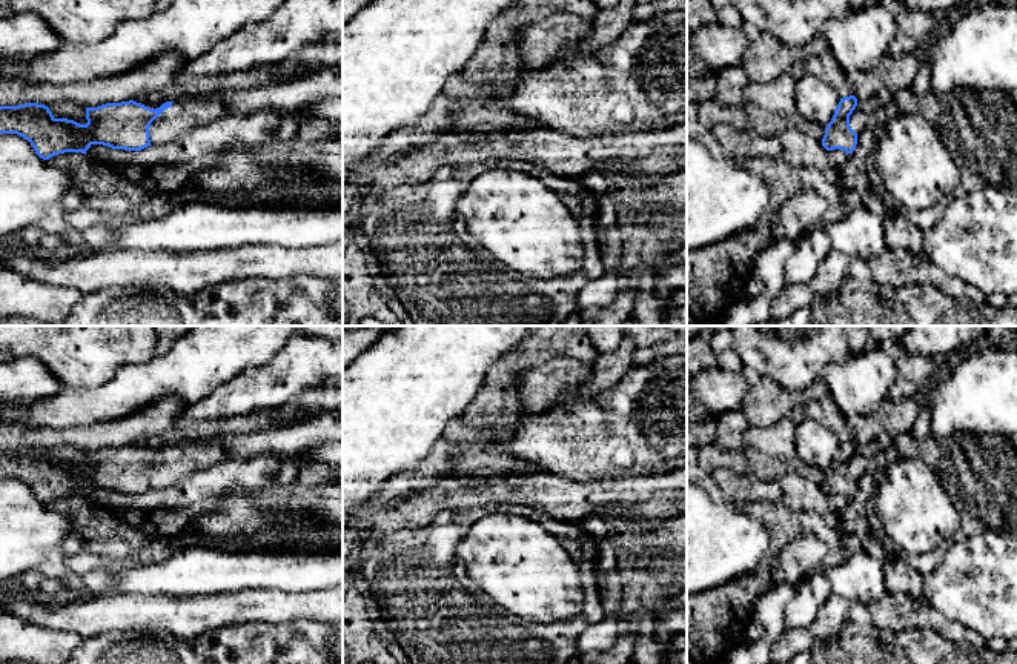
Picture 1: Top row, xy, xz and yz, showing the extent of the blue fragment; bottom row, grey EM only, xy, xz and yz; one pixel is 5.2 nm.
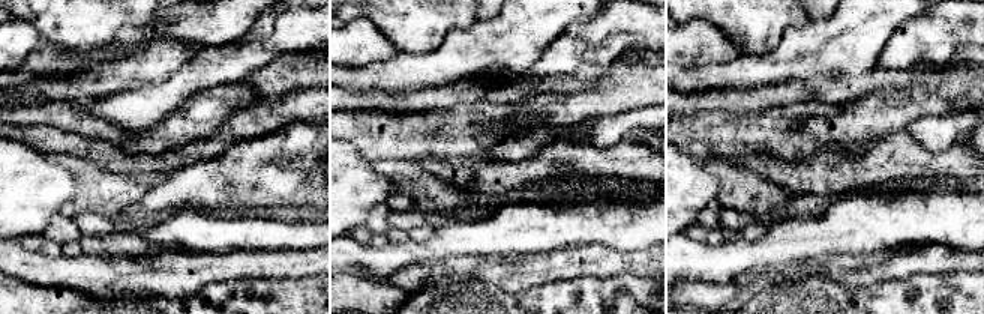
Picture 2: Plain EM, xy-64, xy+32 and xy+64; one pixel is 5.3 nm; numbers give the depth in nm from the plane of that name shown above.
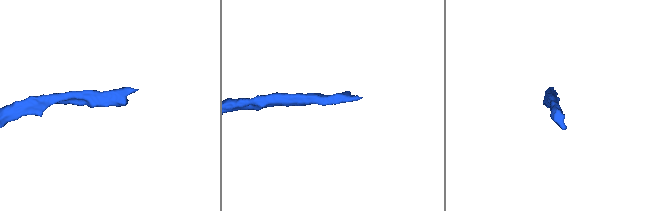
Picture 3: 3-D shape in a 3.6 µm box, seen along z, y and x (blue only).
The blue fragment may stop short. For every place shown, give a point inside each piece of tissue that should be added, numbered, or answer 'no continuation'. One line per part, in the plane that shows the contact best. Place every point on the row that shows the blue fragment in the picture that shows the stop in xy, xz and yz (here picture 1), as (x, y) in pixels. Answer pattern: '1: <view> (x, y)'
1: xy (188, 112)

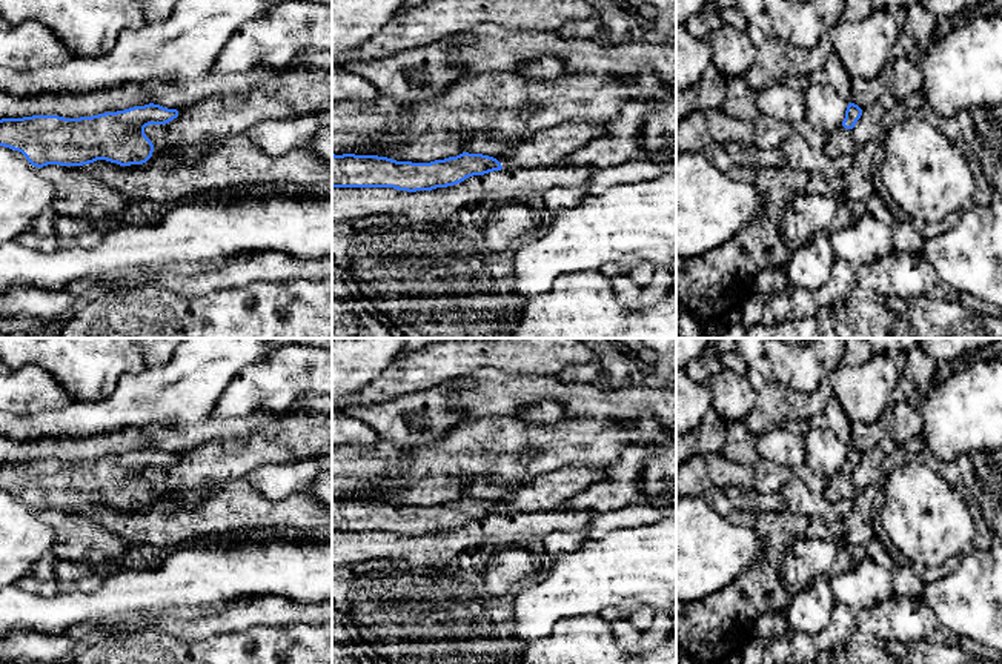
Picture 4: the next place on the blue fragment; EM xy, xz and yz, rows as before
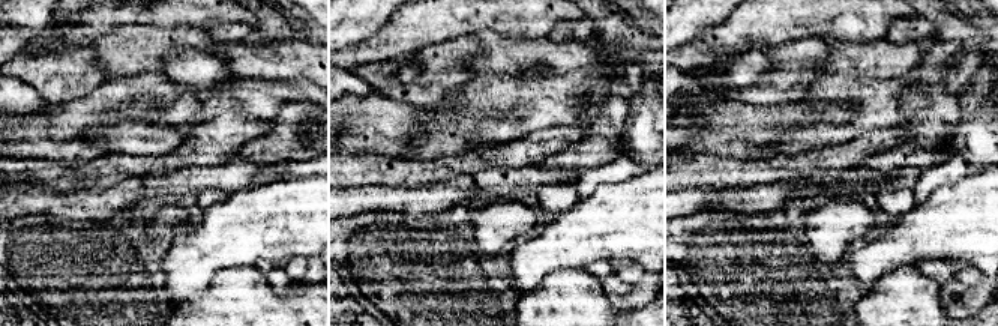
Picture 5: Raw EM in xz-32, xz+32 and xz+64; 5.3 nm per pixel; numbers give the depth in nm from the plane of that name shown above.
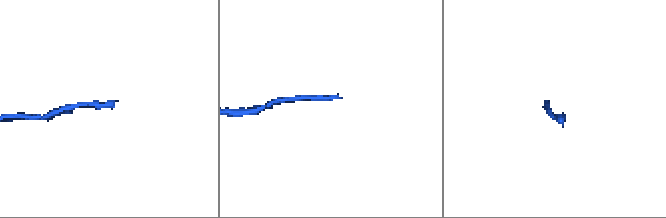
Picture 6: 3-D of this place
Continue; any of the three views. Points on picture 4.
1: xz (549, 146)

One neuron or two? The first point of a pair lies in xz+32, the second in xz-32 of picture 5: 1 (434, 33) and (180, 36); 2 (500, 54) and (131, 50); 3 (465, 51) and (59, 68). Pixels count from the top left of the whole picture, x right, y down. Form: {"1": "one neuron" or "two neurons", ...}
{"1": "two neurons", "2": "one neuron", "3": "one neuron"}

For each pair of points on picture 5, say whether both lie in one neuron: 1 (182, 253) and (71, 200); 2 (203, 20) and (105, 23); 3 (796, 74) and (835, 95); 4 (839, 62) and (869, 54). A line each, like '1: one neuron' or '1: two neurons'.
1: two neurons
2: one neuron
3: two neurons
4: one neuron

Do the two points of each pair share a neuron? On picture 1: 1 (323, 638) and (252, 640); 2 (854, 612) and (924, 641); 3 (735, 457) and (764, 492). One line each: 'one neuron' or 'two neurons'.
1: one neuron
2: two neurons
3: two neurons

